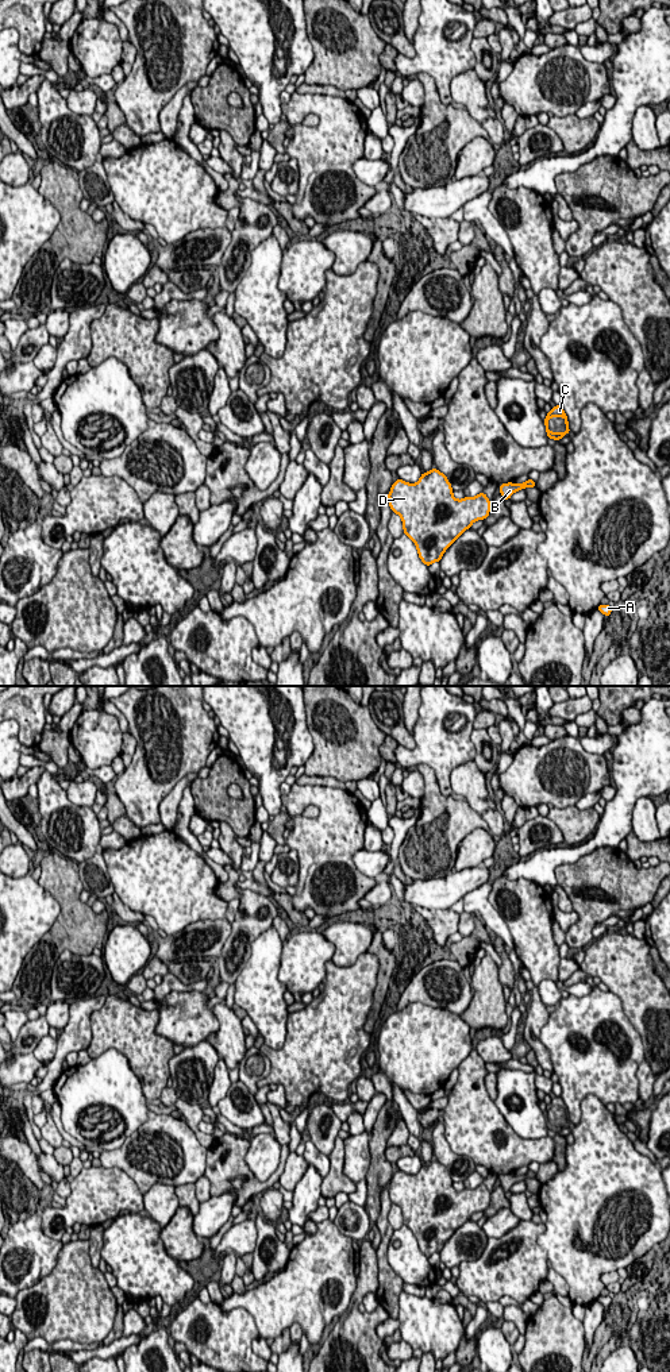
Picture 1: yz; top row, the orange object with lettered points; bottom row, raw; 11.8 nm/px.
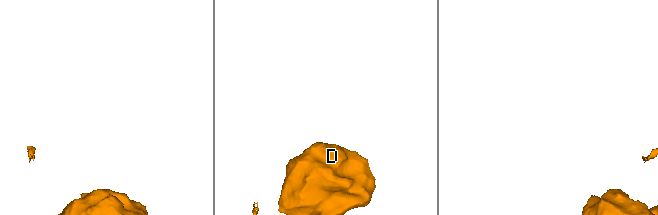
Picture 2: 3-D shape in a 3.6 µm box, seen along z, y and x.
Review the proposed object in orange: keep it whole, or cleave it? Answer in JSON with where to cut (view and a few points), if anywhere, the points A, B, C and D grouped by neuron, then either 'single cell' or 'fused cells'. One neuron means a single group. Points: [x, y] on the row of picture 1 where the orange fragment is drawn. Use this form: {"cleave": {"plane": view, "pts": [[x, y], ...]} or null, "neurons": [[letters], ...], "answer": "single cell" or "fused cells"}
{"cleave": {"plane": "yz", "pts": [[524, 482], [527, 486]]}, "neurons": [["A", "C"], ["B", "D"]], "answer": "fused cells"}

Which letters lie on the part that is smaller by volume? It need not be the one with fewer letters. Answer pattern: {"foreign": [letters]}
{"foreign": ["A", "C"]}

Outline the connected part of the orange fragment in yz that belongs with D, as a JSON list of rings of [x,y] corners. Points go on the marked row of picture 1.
[[[438,469],[423,473],[416,483],[393,482],[389,506],[403,520],[404,533],[412,539],[426,566],[440,562],[444,551],[474,521],[490,512],[490,500],[482,492],[457,500],[447,477]]]

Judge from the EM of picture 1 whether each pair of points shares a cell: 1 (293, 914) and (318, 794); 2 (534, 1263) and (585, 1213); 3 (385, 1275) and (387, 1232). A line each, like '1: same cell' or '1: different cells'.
1: different cells
2: different cells
3: same cell

